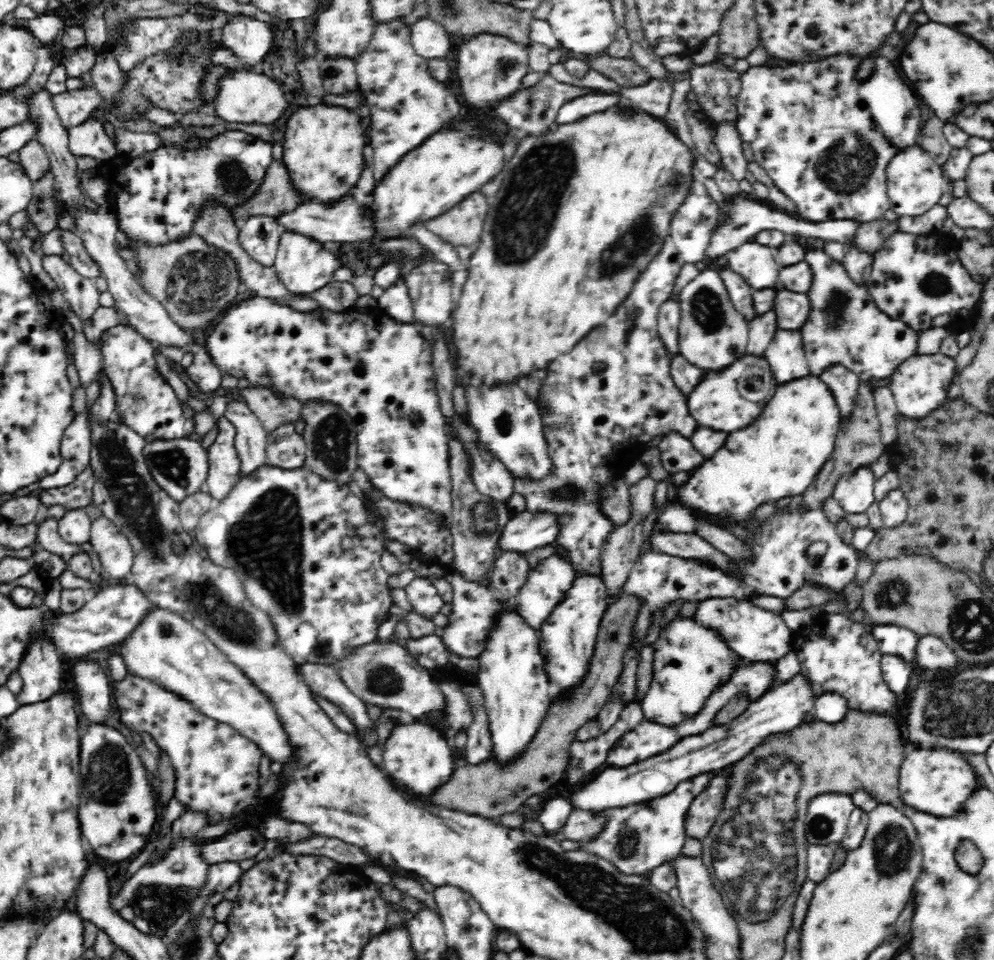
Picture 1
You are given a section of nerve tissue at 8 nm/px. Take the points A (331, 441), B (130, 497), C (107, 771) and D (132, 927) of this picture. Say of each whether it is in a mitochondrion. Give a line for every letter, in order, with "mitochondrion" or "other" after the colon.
A: mitochondrion
B: mitochondrion
C: mitochondrion
D: other

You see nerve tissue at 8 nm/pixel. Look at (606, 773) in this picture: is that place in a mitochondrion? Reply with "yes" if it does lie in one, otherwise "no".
no

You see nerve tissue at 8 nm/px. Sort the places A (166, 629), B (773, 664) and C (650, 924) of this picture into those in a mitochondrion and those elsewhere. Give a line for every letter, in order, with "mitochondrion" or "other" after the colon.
A: mitochondrion
B: other
C: mitochondrion

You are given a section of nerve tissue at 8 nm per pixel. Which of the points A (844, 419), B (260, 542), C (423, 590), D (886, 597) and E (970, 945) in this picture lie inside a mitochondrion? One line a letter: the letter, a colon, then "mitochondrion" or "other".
A: other
B: mitochondrion
C: other
D: mitochondrion
E: mitochondrion

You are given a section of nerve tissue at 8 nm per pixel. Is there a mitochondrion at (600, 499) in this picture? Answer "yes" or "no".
no

